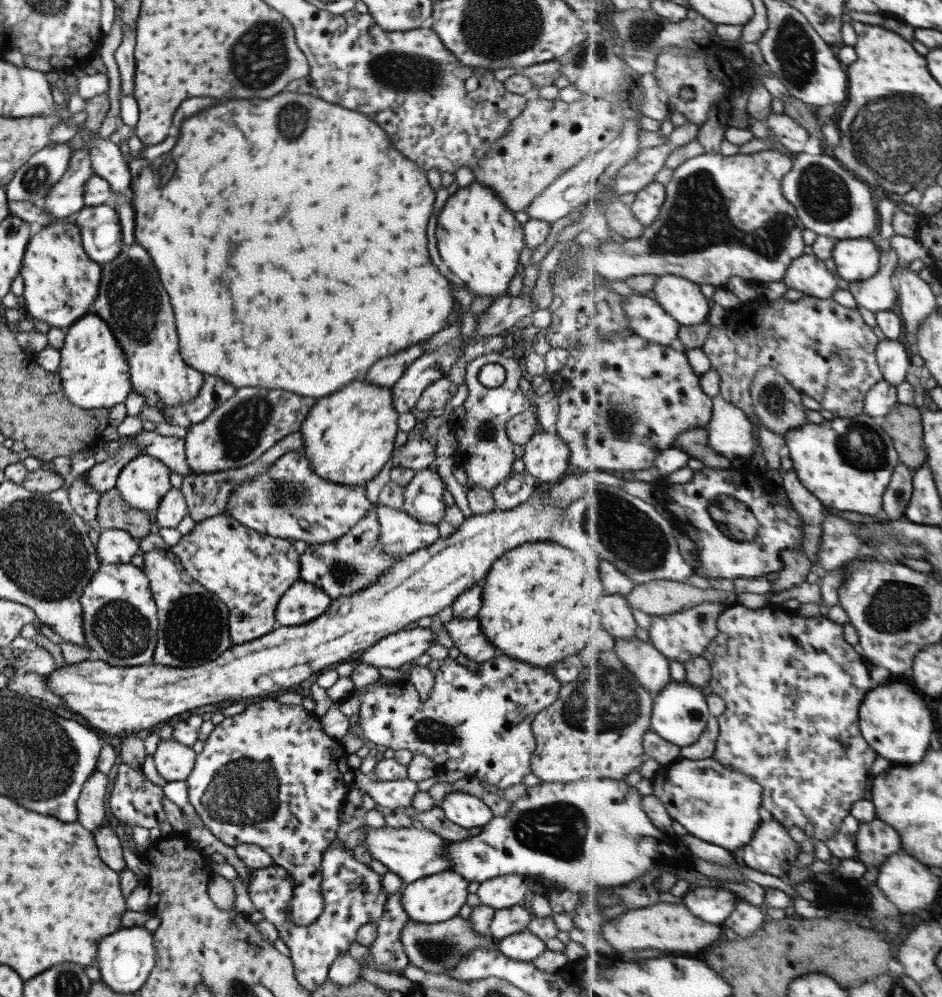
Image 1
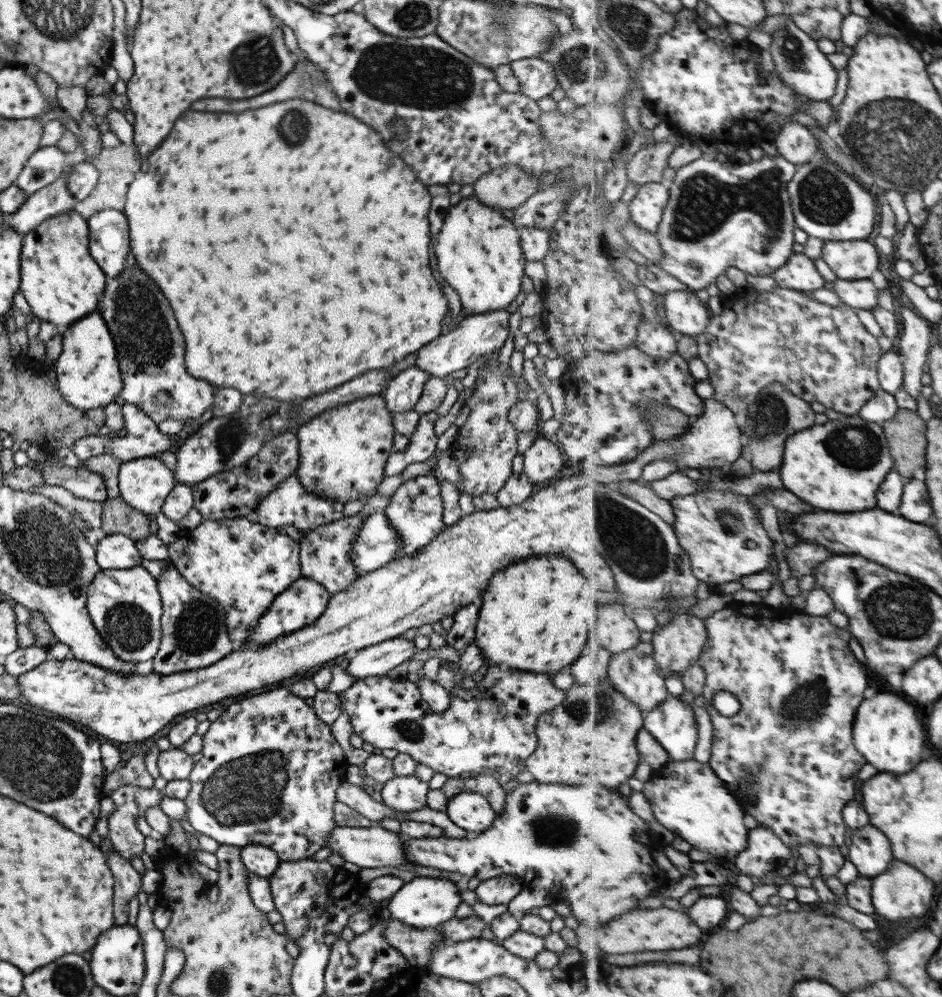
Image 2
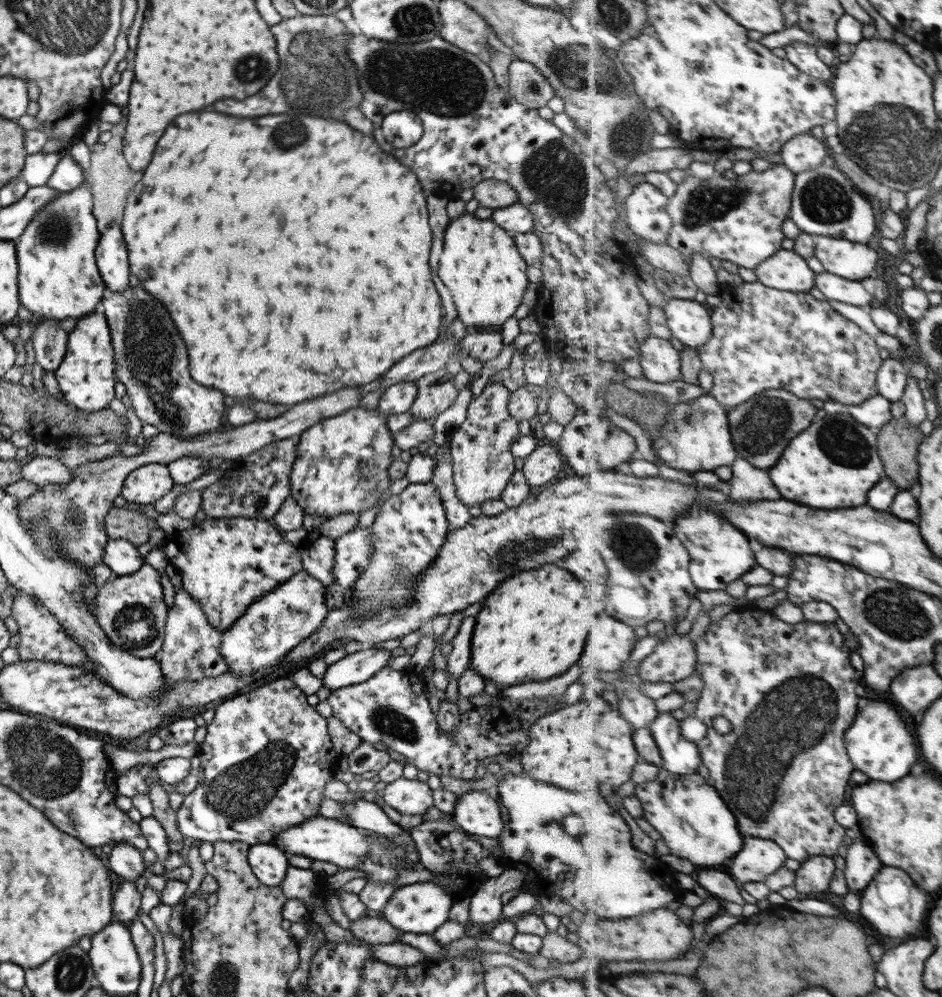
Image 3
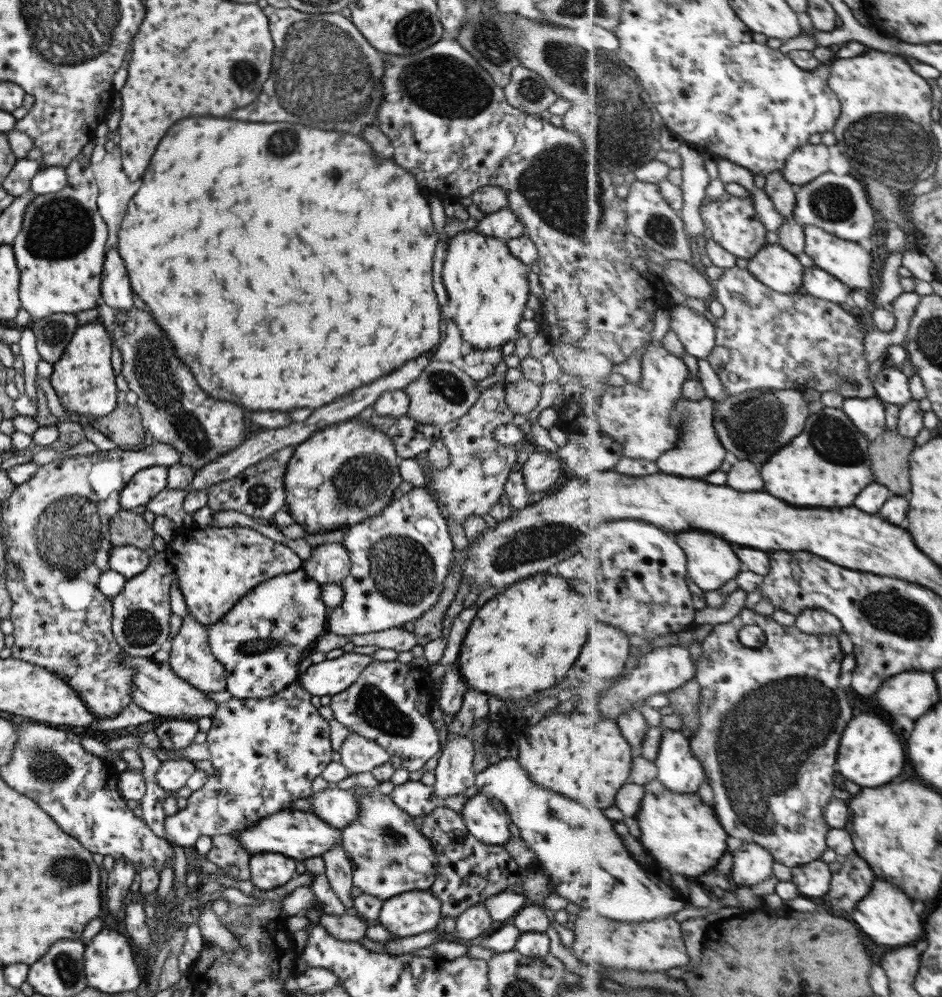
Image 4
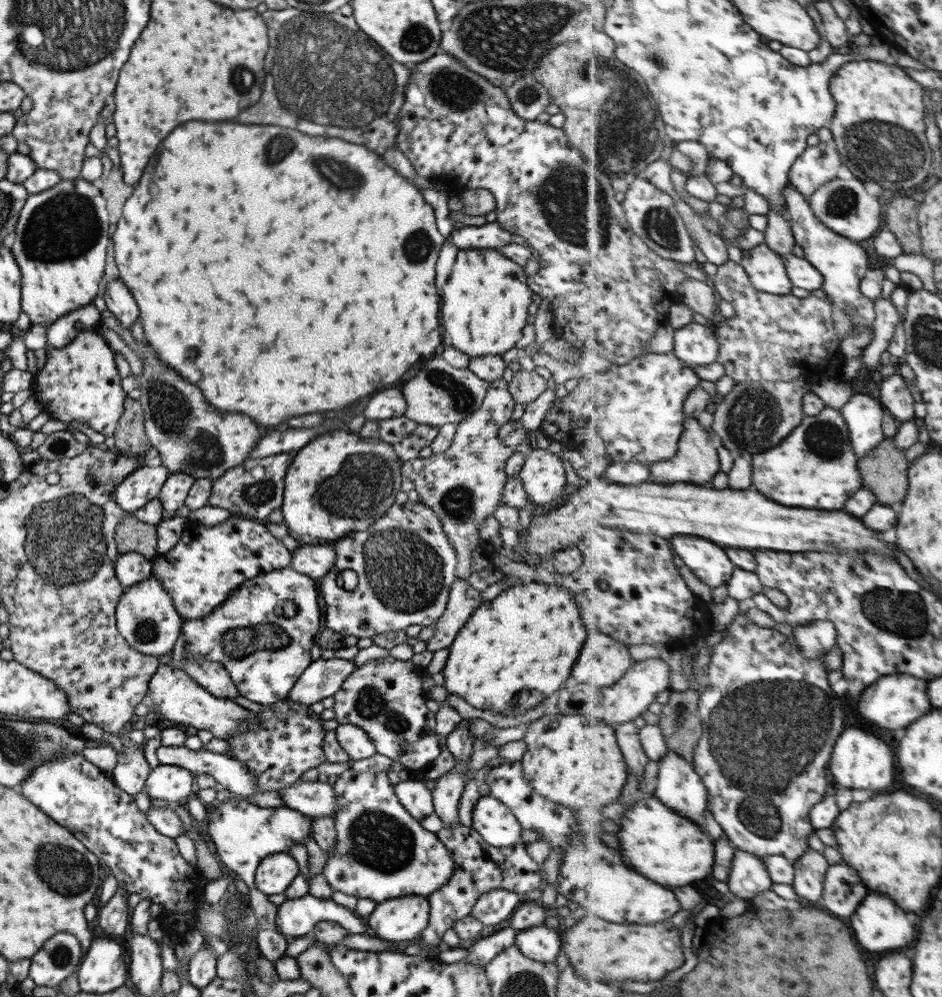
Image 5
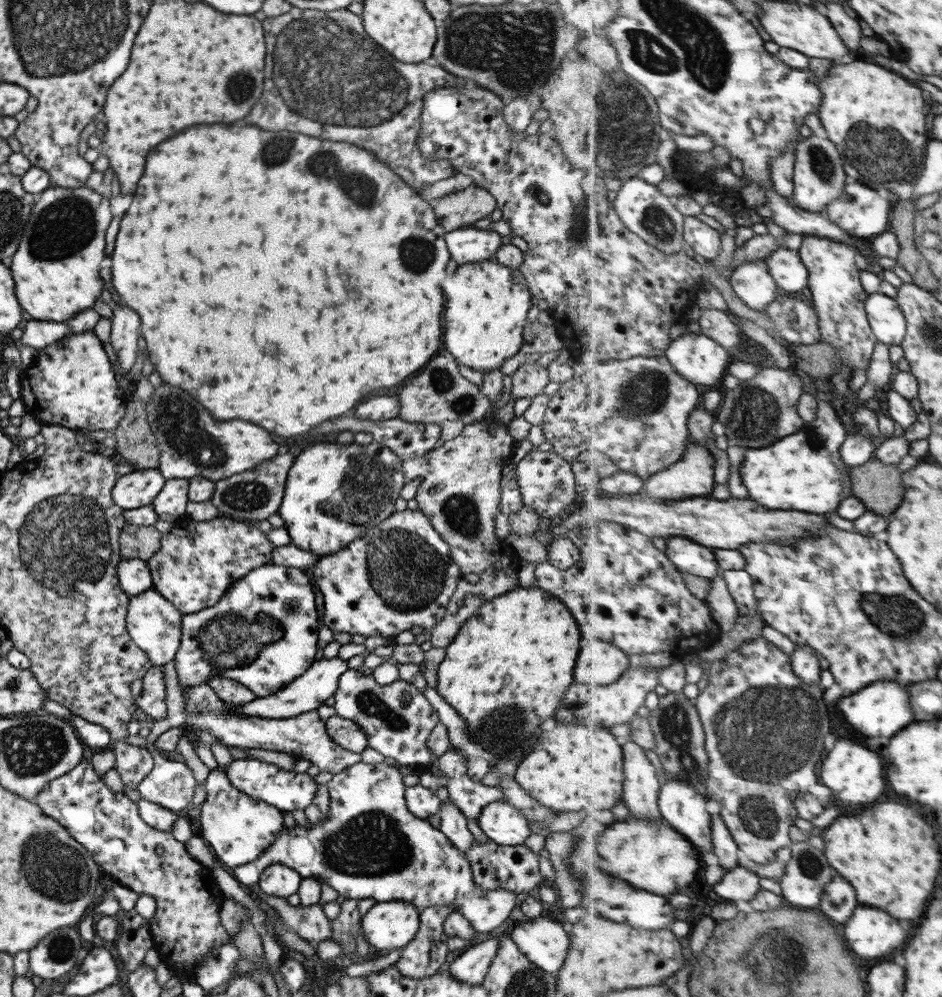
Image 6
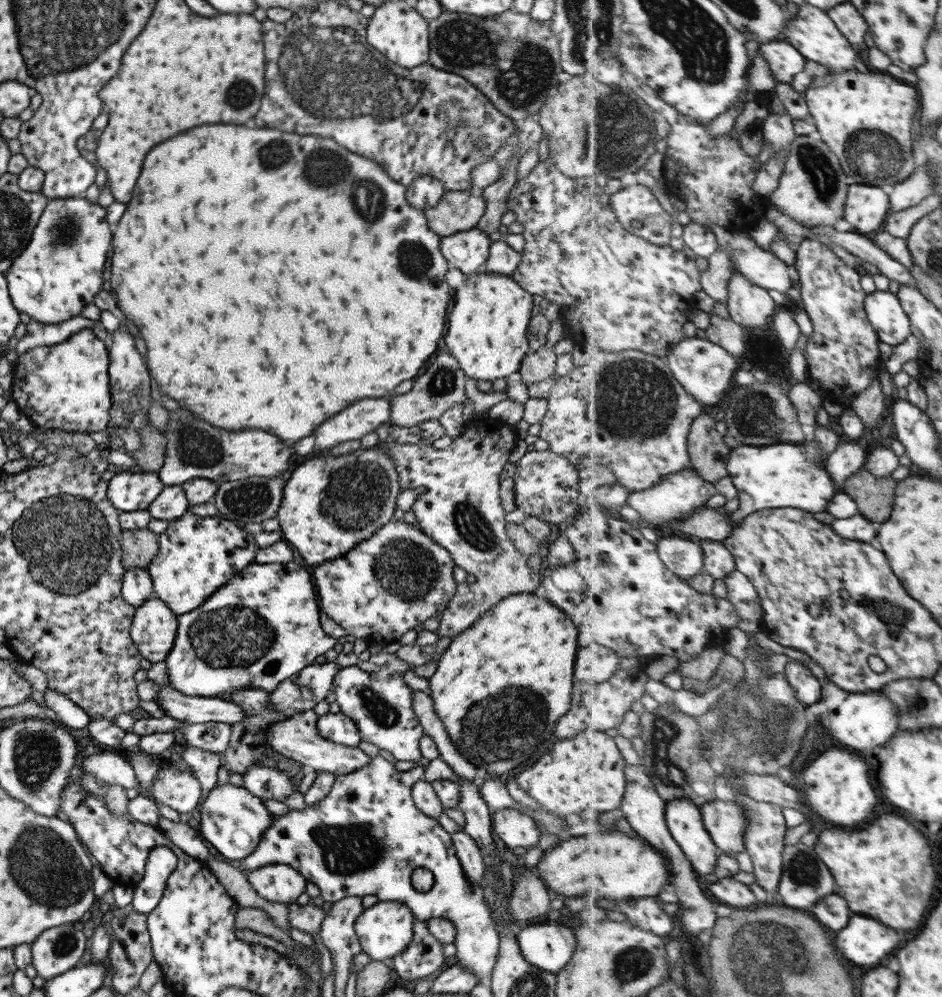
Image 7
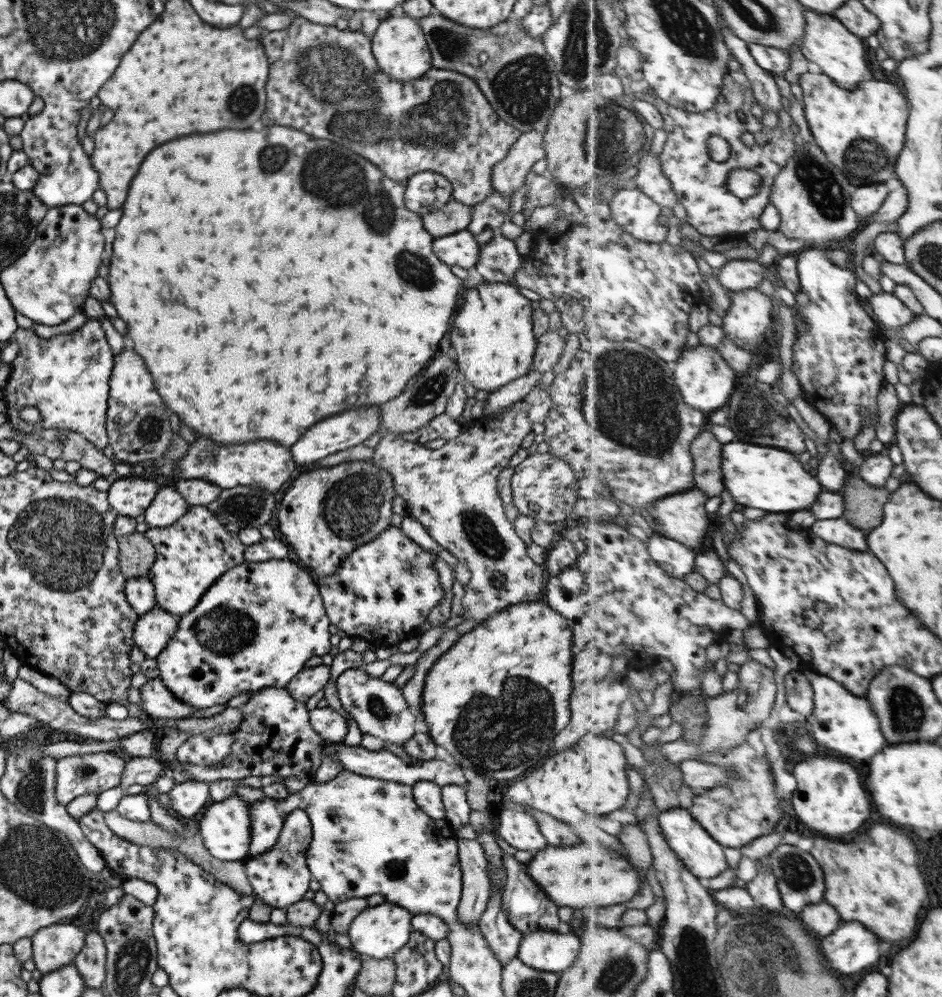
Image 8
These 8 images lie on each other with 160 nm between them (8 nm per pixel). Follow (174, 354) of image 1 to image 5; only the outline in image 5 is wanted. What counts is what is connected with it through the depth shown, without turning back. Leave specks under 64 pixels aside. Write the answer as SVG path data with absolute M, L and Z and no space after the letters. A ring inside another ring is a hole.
M101 311L99 319L108 330L116 332L142 362L139 384L135 385L140 392L137 401L142 408L142 428L150 445L158 452L158 463L170 474L185 473L194 479L212 481L248 458L261 435L247 416L231 412L221 414L211 408L193 384L156 358L147 342L134 343L130 329L123 328L112 312Z

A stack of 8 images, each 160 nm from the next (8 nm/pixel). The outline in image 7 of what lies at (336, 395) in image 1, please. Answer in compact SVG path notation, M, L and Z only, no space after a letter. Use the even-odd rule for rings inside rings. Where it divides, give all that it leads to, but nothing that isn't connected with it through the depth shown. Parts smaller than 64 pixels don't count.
M375 446L371 448L359 448L349 454L339 456L313 456L309 460L305 460L303 464L295 466L290 477L284 482L282 488L282 497L275 518L279 521L280 535L287 541L295 552L301 556L301 560L311 567L317 567L319 564L335 560L339 556L343 556L350 551L357 543L368 540L383 524L393 520L393 512L396 509L396 498L400 494L401 488L398 483L397 471L393 464L392 458L386 455L385 451Z

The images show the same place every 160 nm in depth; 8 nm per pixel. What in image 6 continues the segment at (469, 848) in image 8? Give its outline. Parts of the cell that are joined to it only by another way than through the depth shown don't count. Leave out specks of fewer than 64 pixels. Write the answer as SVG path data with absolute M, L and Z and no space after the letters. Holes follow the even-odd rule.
M448 799L440 804L439 830L453 843L464 856L464 852L471 846L474 837L466 827L465 815Z

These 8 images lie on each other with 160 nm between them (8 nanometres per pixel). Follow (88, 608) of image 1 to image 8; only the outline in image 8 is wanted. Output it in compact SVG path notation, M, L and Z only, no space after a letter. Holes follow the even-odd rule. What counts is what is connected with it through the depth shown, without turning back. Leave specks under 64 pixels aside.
M155 606L138 615L133 626L132 642L146 658L156 658L175 633L179 619L179 615Z

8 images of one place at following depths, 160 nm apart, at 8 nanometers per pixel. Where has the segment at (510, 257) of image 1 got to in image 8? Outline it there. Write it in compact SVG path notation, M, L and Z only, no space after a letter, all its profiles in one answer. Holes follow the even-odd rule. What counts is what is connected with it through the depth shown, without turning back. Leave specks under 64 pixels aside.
M481 282L475 288L467 289L460 294L460 301L453 316L455 318L449 330L449 342L460 379L467 381L477 391L486 390L490 393L529 372L536 339L532 329L530 301L519 293L518 287L507 282Z

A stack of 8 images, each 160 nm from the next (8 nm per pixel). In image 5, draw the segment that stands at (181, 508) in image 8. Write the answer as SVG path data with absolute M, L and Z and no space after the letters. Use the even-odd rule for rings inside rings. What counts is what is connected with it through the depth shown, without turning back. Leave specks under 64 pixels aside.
M171 473L162 484L157 500L160 504L161 520L173 518L178 508L184 506L185 498L194 478L185 473Z

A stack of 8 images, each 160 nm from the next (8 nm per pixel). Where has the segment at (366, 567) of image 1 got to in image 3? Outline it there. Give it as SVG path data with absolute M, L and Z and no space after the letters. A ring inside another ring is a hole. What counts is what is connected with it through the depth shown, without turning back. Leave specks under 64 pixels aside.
M320 535L317 540L306 542L298 548L302 571L325 586L334 586L331 578L334 540Z

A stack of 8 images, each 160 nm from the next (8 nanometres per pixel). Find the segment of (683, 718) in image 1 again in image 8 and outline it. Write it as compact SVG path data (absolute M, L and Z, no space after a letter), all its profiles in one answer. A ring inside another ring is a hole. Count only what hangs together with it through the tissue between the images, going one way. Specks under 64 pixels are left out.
M675 807L661 812L658 819L667 842L697 878L715 878L730 868L724 846L703 828L689 809Z

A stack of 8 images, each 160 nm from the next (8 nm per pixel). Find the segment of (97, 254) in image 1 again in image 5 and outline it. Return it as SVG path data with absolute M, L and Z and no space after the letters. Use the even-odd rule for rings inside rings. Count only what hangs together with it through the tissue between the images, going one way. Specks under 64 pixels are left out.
M110 280L104 288L102 294L106 304L106 309L113 313L119 324L126 329L130 329L135 318L137 318L137 306L131 294L127 292L125 284L121 280Z

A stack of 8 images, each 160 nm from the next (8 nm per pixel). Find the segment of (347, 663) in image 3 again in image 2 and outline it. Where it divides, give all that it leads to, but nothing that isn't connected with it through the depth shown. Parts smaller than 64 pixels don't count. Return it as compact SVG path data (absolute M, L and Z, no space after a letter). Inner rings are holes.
M402 637L383 640L348 656L349 663L345 672L351 677L354 676L356 680L368 676L381 676L402 662L410 660L416 651L412 640L404 640Z

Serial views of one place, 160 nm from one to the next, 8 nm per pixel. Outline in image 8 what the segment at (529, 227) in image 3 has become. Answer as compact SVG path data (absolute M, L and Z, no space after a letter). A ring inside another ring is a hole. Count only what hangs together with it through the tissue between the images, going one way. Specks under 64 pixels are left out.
M467 229L434 239L431 248L448 267L455 265L464 269L473 267L480 253L480 244Z

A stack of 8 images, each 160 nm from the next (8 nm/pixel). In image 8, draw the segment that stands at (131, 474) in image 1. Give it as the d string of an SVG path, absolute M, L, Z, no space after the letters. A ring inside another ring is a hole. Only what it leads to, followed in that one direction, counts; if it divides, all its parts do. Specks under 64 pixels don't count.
M149 475L112 479L106 491L109 507L117 515L135 520L142 517L156 493L157 484Z

